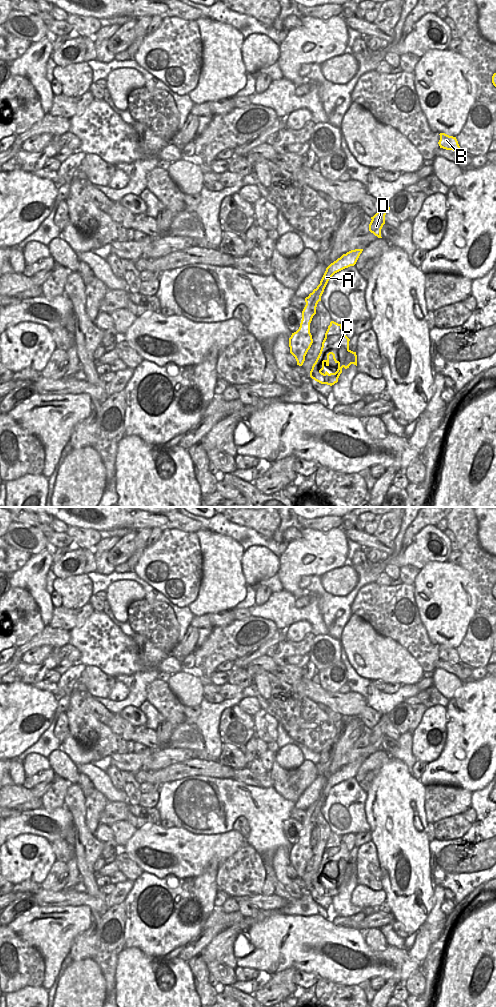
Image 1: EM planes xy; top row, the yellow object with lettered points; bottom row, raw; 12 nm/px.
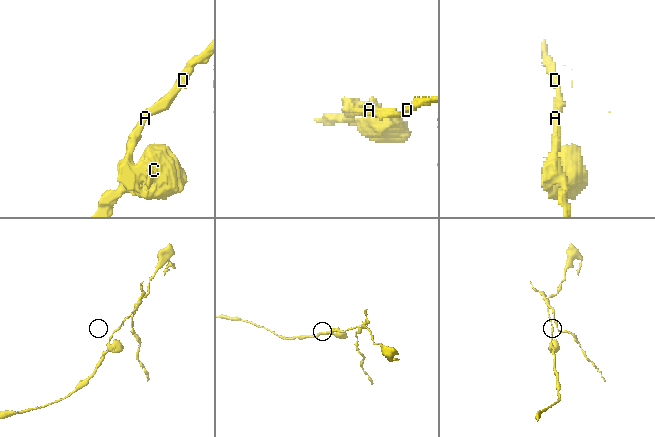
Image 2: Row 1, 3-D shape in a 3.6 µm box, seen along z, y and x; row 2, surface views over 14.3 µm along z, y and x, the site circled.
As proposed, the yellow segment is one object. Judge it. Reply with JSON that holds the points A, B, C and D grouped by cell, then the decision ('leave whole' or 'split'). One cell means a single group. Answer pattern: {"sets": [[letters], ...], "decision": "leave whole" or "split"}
{"sets": [["A", "B", "C", "D"]], "decision": "leave whole"}

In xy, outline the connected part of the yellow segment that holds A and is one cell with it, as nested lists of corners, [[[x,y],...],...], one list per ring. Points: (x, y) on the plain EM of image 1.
[[[355,761],[343,766],[336,773],[331,775],[320,793],[320,796],[308,809],[305,810],[306,817],[302,823],[302,832],[299,841],[292,845],[289,850],[290,865],[295,869],[297,877],[302,878],[305,873],[305,868],[310,861],[313,851],[310,845],[310,835],[313,828],[316,826],[316,819],[329,791],[337,784],[354,778],[362,765],[363,761]]]

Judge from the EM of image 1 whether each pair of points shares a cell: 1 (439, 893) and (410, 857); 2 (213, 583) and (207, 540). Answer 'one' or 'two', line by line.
1: two
2: one

